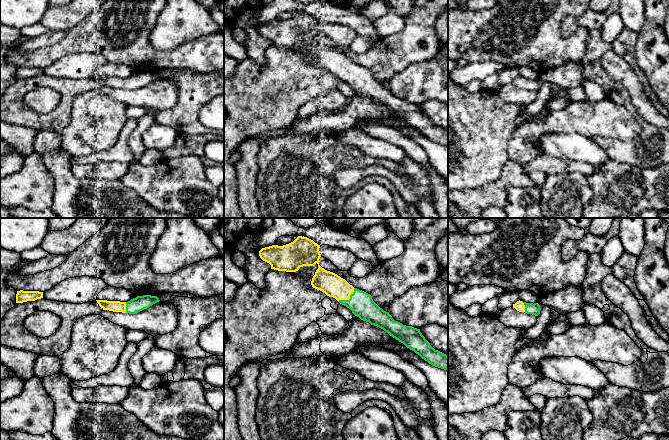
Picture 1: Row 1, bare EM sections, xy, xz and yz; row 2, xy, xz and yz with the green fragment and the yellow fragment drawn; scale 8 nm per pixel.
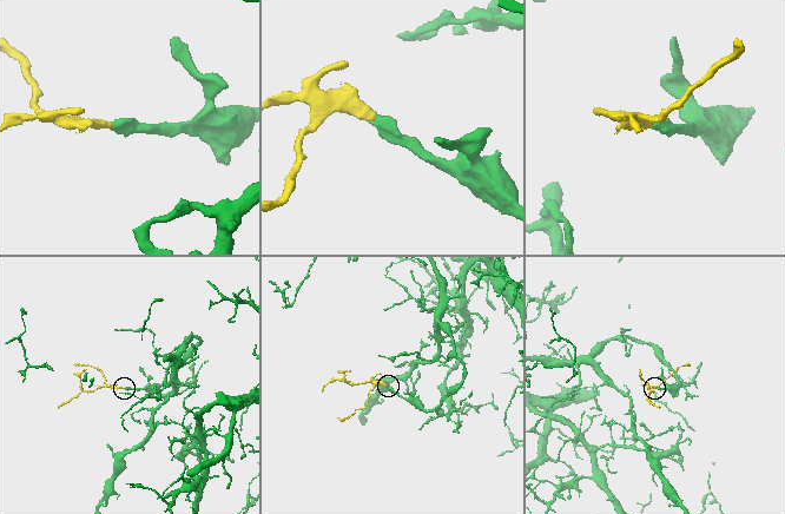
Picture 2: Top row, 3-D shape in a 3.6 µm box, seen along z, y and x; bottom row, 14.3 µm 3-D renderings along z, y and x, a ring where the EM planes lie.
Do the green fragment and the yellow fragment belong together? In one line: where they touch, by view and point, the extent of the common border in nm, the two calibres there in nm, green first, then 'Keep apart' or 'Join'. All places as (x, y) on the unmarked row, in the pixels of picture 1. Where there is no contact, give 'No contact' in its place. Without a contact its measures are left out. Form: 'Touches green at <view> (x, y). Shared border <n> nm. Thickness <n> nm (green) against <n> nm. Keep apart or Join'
Touches green at xz (349, 75). Shared border 170 nm. Thickness 200 nm (green) against 180 nm. Join

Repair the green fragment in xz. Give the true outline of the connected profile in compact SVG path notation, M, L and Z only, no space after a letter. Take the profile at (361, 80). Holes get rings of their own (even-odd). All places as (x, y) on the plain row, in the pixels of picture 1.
M298 12L289 20L262 24L259 32L271 41L271 45L286 48L296 48L300 43L314 42L317 39L318 45L311 57L313 64L335 74L361 96L383 105L432 142L448 147L448 132L435 126L420 105L395 97L389 88L373 77L370 70L354 64L337 50L322 44L319 41L319 24L320 21L313 16Z

